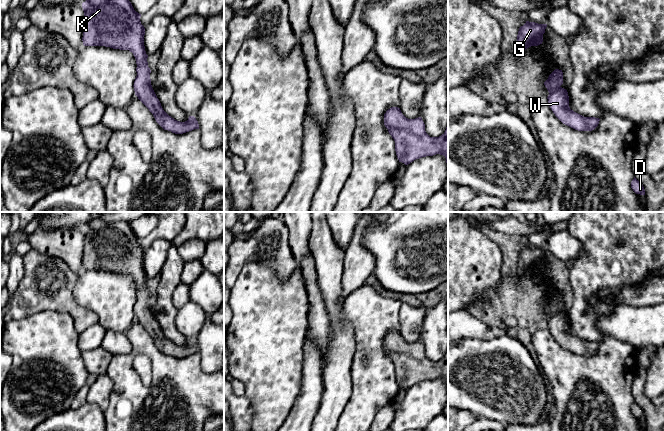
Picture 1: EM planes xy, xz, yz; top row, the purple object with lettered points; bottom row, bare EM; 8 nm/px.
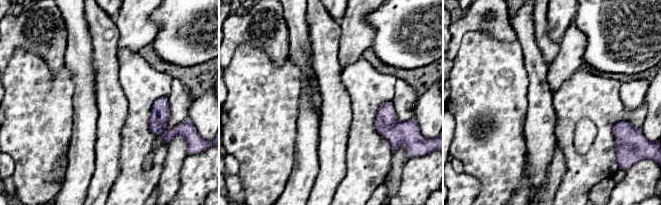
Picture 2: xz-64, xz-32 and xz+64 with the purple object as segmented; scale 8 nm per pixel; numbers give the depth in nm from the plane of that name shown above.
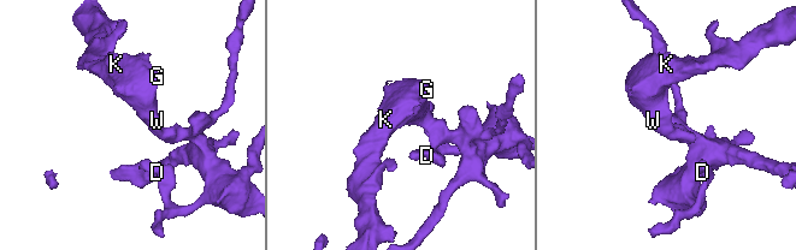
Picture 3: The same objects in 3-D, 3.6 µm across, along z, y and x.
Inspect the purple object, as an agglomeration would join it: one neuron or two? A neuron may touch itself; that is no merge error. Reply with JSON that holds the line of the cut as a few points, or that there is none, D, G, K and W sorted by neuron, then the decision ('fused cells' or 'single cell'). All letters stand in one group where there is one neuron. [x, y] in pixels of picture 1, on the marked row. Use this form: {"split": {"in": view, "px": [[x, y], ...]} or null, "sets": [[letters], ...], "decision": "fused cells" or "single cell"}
{"split": null, "sets": [["D", "G", "K", "W"]], "decision": "single cell"}

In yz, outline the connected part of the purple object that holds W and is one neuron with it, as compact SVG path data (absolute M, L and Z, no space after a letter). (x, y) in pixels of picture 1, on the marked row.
M555 69L544 82L549 95L548 105L555 116L565 125L578 131L592 131L598 124L600 119L595 117L584 117L569 107L569 96L566 89L562 88L563 72Z

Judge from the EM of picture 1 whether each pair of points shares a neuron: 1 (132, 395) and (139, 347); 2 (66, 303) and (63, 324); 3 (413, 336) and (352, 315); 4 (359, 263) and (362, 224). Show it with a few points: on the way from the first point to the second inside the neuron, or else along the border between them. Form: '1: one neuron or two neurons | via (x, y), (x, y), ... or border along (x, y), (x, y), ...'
1: one neuron | via (128, 383), (128, 359)
2: two neurons | border along (42, 310), (66, 312), (78, 333)
3: two neurons | border along (400, 307), (399, 331)
4: one neuron | via (358, 253), (359, 234)

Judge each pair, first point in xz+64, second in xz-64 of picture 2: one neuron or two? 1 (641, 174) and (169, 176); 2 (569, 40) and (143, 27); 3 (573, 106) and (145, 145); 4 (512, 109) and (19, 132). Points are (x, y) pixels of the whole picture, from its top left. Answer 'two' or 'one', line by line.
1: two
2: one
3: one
4: one

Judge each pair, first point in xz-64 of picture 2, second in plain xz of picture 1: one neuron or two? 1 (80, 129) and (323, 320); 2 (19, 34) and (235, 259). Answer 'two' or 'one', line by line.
1: two
2: one

